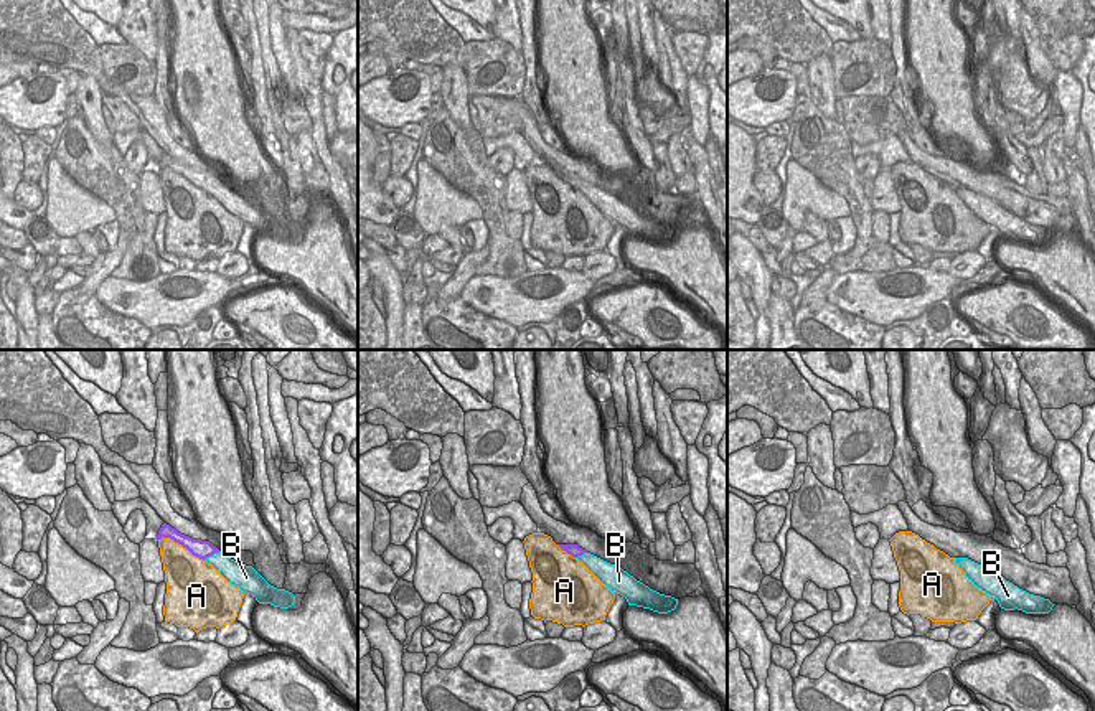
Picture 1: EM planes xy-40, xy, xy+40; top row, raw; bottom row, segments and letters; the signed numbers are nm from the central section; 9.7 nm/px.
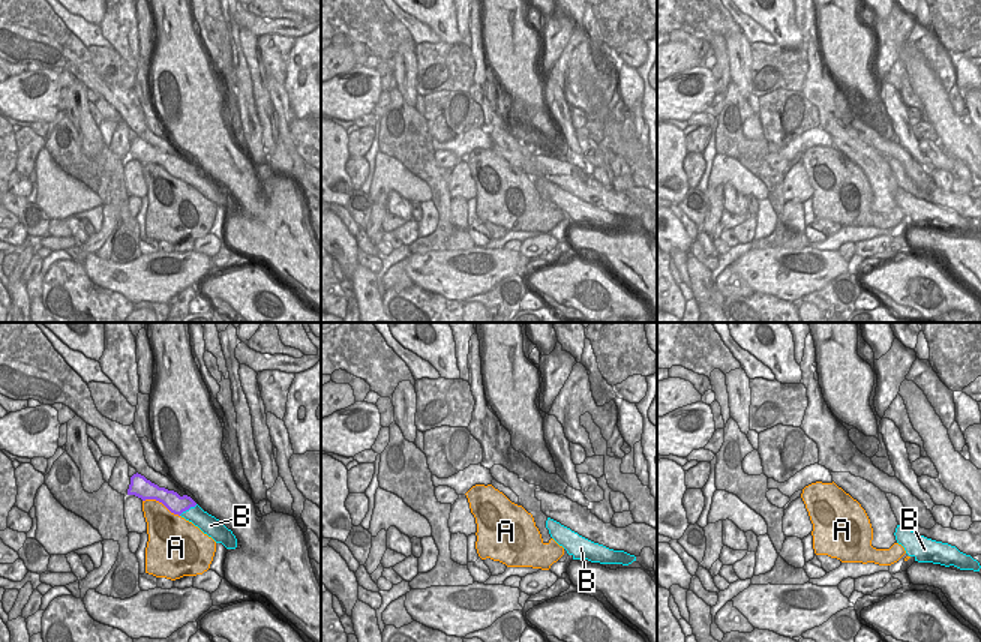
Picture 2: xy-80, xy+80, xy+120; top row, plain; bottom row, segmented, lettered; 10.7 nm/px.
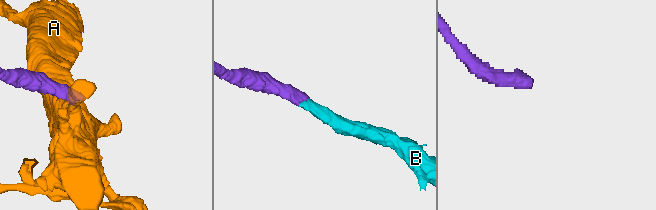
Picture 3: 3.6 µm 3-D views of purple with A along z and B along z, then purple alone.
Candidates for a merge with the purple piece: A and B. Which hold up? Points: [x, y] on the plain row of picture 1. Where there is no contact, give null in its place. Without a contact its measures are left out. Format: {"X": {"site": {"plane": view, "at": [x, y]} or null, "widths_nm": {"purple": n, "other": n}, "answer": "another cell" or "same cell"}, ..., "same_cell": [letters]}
{"A": {"site": {"plane": "xy-40", "at": [182, 175]}, "widths_nm": {"purple": 170, "other": 360}, "answer": "another cell"}, "B": {"site": {"plane": "xy-40", "at": [211, 185]}, "widths_nm": {"purple": 170, "other": 200}, "answer": "same cell"}, "same_cell": ["B"]}

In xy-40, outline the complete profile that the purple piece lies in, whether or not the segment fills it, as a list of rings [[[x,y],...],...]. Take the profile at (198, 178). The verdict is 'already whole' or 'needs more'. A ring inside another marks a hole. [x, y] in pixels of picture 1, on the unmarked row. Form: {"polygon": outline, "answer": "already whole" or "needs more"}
{"polygon": [[[167,153],[158,160],[157,170],[162,168],[173,170],[186,178],[193,186],[211,195],[228,213],[239,218],[242,224],[251,224],[259,234],[289,239],[295,233],[292,223],[270,216],[252,196],[241,195],[224,186],[209,172],[185,167]]], "answer": "needs more"}

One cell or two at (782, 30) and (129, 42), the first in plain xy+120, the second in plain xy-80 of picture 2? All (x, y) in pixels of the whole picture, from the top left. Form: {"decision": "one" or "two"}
{"decision": "two"}

